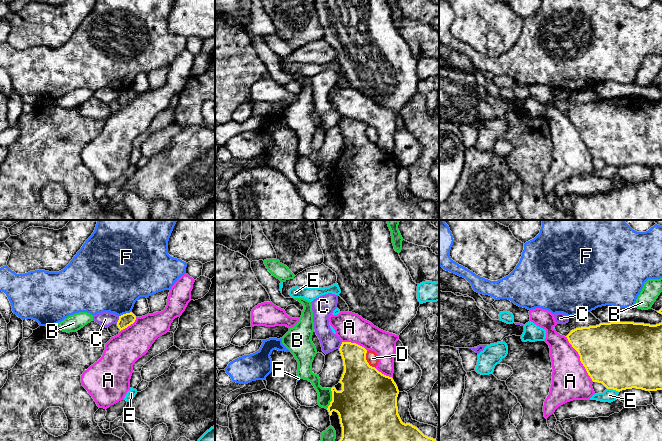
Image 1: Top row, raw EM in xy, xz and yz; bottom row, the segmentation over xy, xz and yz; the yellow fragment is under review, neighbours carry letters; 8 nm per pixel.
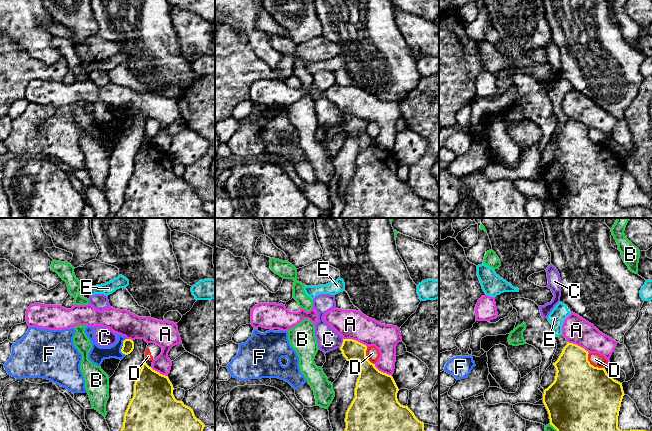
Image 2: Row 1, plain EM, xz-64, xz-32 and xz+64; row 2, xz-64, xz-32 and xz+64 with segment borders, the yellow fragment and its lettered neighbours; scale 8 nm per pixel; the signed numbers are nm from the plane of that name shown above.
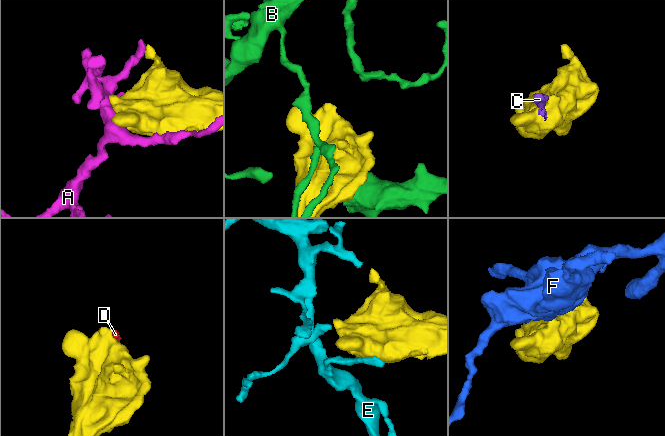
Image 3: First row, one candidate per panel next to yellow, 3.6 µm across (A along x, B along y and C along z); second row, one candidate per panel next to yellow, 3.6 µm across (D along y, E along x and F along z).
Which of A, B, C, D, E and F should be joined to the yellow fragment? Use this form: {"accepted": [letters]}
{"accepted": []}

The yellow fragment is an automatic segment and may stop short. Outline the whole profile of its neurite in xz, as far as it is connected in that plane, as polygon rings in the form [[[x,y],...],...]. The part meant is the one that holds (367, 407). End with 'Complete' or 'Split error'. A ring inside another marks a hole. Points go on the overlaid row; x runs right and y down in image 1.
[[[342,342],[339,351],[343,359],[344,372],[339,383],[342,390],[331,388],[332,401],[327,410],[339,415],[342,437],[339,441],[436,441],[424,435],[410,423],[403,423],[397,407],[398,387],[392,377],[379,372],[366,360],[367,350],[351,342]]]. Complete

